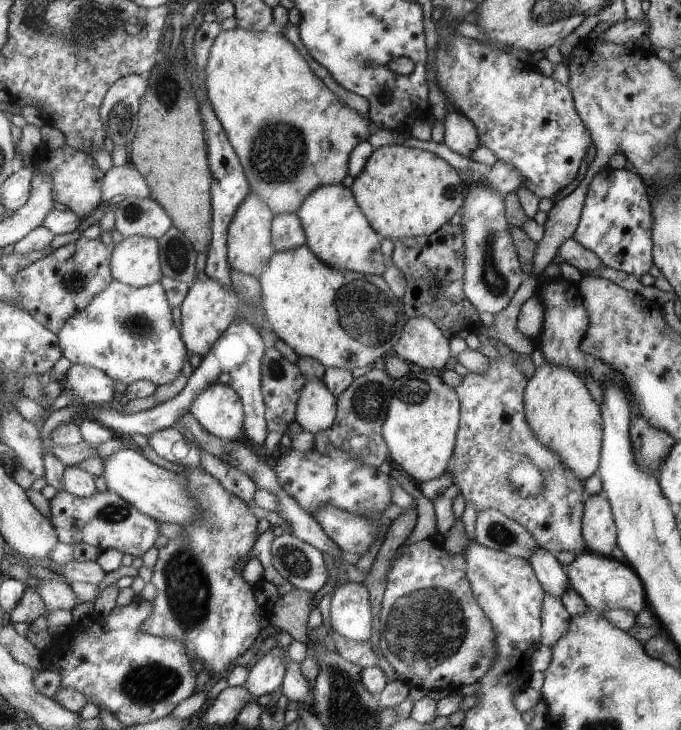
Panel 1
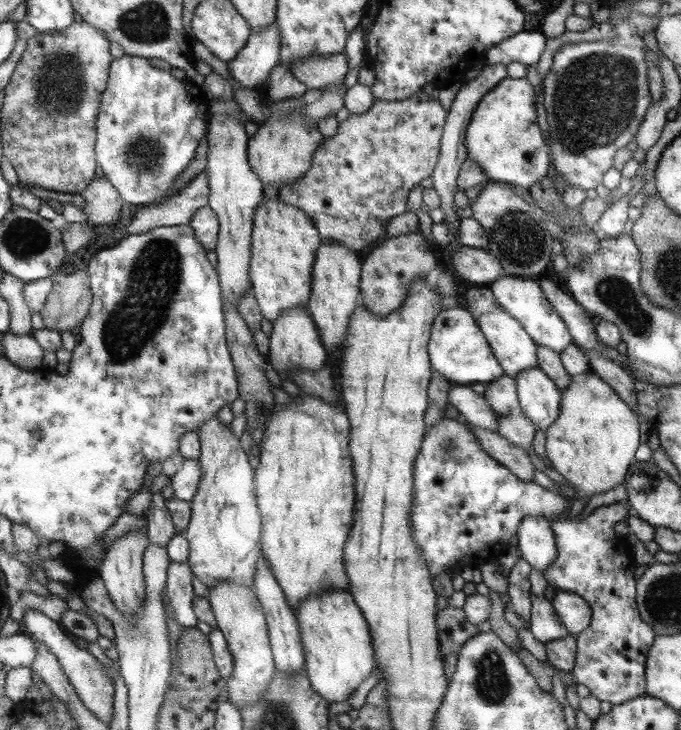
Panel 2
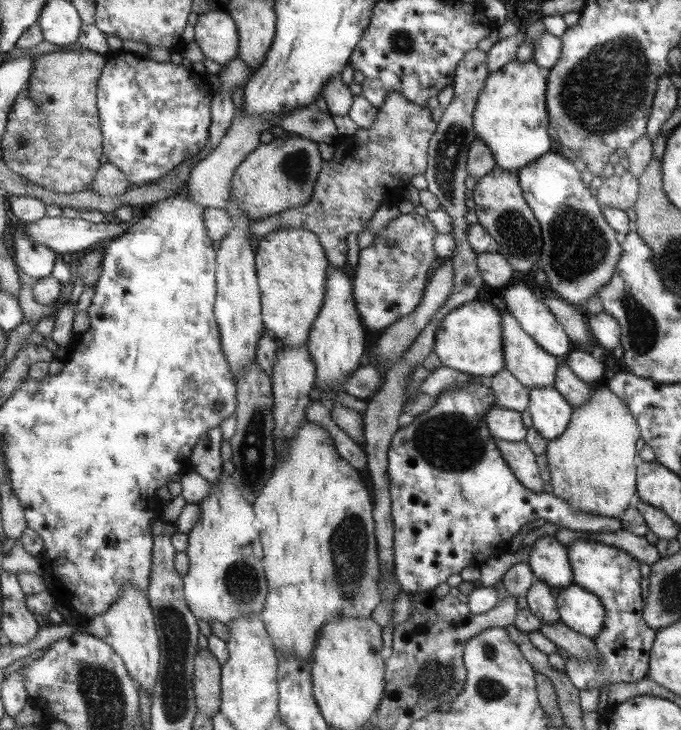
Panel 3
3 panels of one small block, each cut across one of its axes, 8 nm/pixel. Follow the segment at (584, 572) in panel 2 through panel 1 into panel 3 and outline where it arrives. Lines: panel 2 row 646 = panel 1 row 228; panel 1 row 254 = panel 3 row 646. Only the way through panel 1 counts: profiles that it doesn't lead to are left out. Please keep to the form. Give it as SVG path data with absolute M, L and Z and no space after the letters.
M580 539L567 545L568 558L572 566L573 585L583 587L597 595L606 610L604 626L597 638L592 640L599 653L596 660L587 662L568 657L564 662L566 677L577 690L597 689L601 684L615 682L637 682L649 669L650 650L656 631L641 618L641 594L639 594L639 564L630 554L605 543Z

